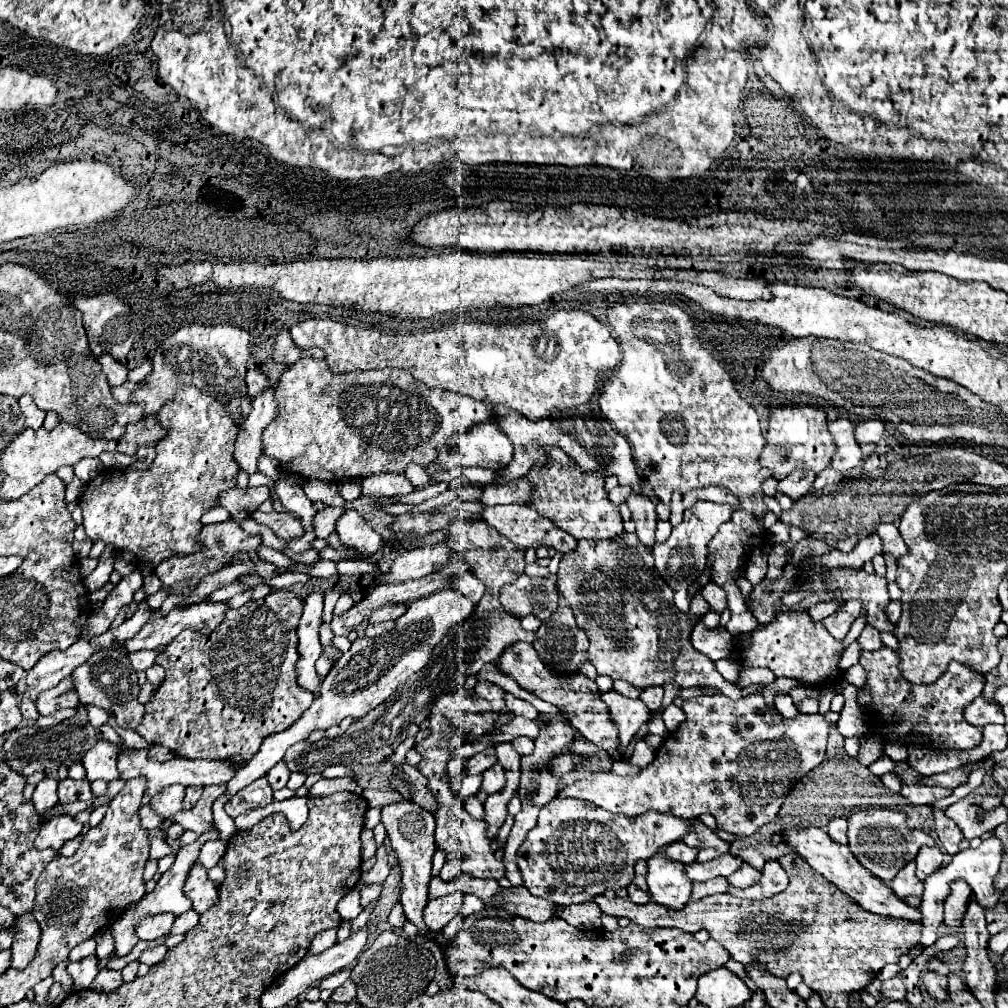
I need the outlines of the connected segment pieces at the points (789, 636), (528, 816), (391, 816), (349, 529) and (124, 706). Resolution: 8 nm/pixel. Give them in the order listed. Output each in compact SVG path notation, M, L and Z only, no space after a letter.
M779 610L775 620L769 624L759 624L751 632L753 640L747 648L737 648L741 664L747 666L763 666L769 668L775 676L805 680L805 684L821 684L829 686L841 678L839 656L843 652L843 644L835 640L821 622L813 622L805 610L799 612L783 612Z
M559 712L559 714L555 714L555 716L549 716L549 722L539 724L539 736L537 736L537 740L535 740L535 750L533 750L533 754L521 758L519 798L521 798L521 806L523 806L523 808L521 808L521 812L515 816L513 830L511 830L509 838L507 838L507 844L505 844L505 848L503 848L503 852L505 852L505 854L503 854L503 860L505 860L505 876L507 876L507 880L509 880L513 886L519 886L519 884L523 882L521 872L519 872L519 868L517 868L517 864L515 864L517 848L519 848L521 842L525 840L525 834L537 824L537 814L539 814L539 810L541 810L551 798L557 796L557 790L559 790L559 784L561 784L561 778L559 778L555 772L549 770L549 764L551 764L551 760L553 760L557 754L569 750L569 744L573 742L573 736L575 736L575 730L573 730L573 726L571 726L569 720L567 720L567 712Z
M397 802L397 804L389 804L381 808L381 824L387 830L389 842L391 842L391 850L397 856L399 868L401 868L401 880L399 880L399 890L401 890L401 898L399 904L405 910L405 916L421 930L421 932L429 932L421 920L421 910L427 904L427 884L431 880L431 858L435 848L435 818L431 812L425 812L421 806L417 806L415 802Z
M347 510L341 520L337 520L337 534L345 546L357 548L363 558L373 558L385 546L379 532L375 532L355 510Z
M99 648L97 652L93 652L93 656L87 662L79 664L73 670L71 680L81 704L93 704L109 712L115 712L119 728L135 730L139 726L143 718L143 704L137 702L137 694L139 694L137 672L133 670L127 654L119 654L109 648Z

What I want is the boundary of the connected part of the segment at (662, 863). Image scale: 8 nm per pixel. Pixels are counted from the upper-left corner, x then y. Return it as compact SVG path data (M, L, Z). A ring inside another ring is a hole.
M659 850L647 860L645 880L653 902L675 910L683 908L689 902L693 882L689 882L685 864L669 860L665 850Z

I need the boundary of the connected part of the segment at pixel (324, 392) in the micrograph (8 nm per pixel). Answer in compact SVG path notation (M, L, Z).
M303 358L281 374L275 388L275 400L279 412L263 430L263 452L267 458L279 460L283 470L291 470L305 480L337 482L343 478L367 478L381 472L403 474L407 464L419 464L427 470L447 438L455 432L471 430L479 424L495 424L495 414L489 404L441 392L439 388L425 388L425 384L411 376L411 370L383 368L333 374L325 360L315 358Z

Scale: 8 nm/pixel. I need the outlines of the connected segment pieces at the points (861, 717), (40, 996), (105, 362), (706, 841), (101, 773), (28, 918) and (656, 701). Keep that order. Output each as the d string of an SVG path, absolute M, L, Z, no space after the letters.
M847 680L839 682L839 688L845 696L845 706L839 714L839 722L837 722L837 730L847 738L847 736L863 736L869 732L869 718L861 712L859 704L857 704L857 692L859 688L849 684Z
M50 976L42 980L38 984L36 984L35 987L33 988L34 1001L40 1005L44 1005L47 1000L48 992L53 983L54 983L54 979L52 976Z
M109 354L101 356L99 362L101 362L101 368L103 368L105 376L109 378L109 384L111 384L111 386L121 386L123 382L127 382L127 374L129 374L129 370L127 370L123 364L115 362Z
M703 822L701 824L695 824L685 836L683 836L683 842L691 848L697 848L697 850L703 850L703 848L715 848L719 852L729 852L731 844L721 840L713 830L709 830Z
M97 742L83 758L83 766L87 770L87 780L95 782L95 780L115 780L119 778L117 766L115 766L115 754L117 748L111 742Z
M29 912L25 916L17 916L15 926L17 926L17 934L15 934L13 946L11 946L11 952L13 952L11 968L23 970L23 968L27 968L27 964L33 960L33 956L37 952L37 944L41 940L41 926L37 924L33 912Z
M663 686L645 688L645 690L641 692L641 700L645 702L645 706L647 706L651 712L659 710L659 706L661 706L661 700L663 700Z

